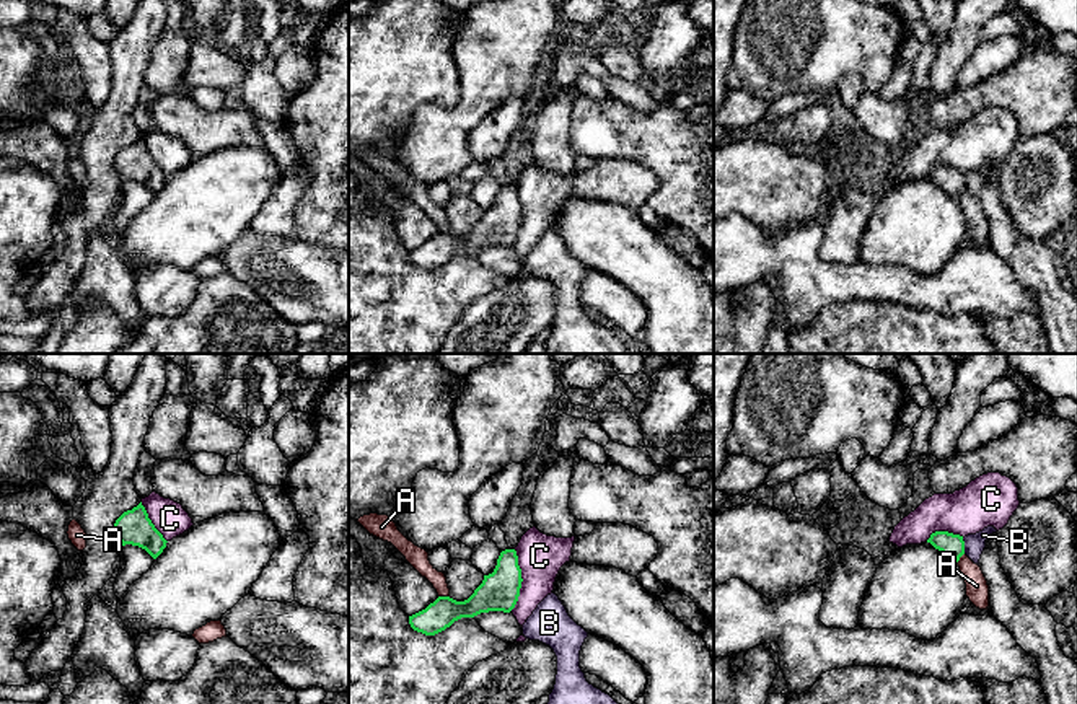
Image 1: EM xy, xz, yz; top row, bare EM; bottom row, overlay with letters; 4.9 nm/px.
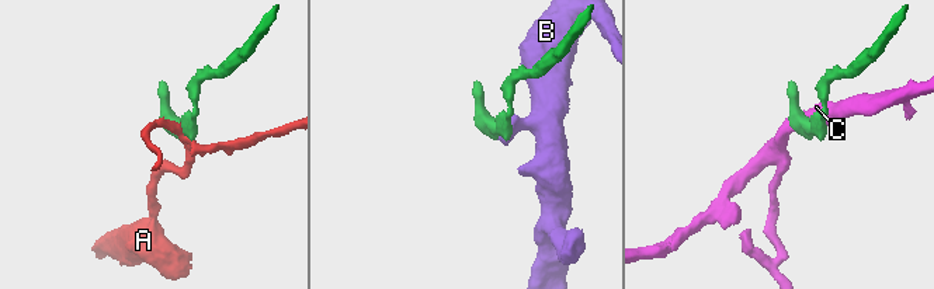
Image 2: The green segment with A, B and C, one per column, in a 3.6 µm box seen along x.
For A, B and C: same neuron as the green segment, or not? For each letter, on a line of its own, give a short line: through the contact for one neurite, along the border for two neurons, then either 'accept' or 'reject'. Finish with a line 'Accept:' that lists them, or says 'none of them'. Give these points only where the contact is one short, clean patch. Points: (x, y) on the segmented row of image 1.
A: line xz (439, 595), (448, 597); reject
B: line yz (962, 538), (965, 553); reject
C: reject
Accept: none of them

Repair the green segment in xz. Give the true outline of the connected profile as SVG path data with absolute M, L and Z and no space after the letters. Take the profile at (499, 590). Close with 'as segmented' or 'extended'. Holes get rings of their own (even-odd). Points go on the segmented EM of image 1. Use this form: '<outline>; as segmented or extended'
M505 549L500 552L494 572L484 575L482 583L468 600L438 596L425 609L409 616L409 624L417 632L435 636L461 618L474 618L489 611L510 613L518 601L521 582L517 551Z; as segmented

